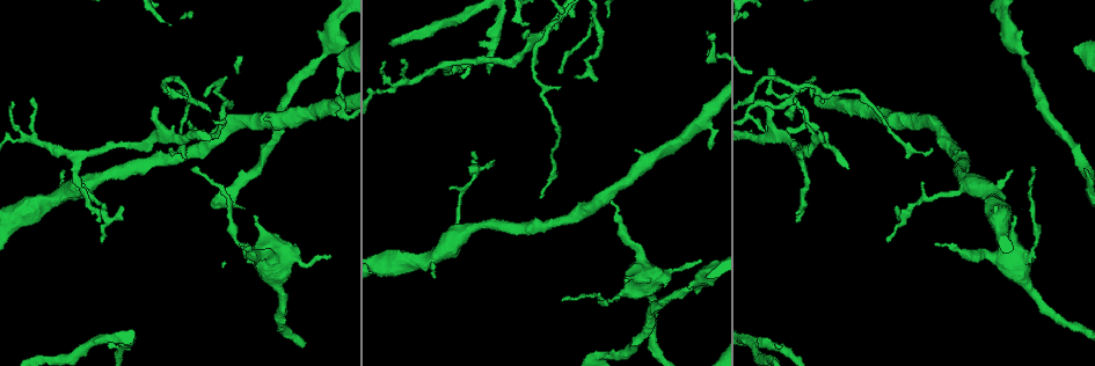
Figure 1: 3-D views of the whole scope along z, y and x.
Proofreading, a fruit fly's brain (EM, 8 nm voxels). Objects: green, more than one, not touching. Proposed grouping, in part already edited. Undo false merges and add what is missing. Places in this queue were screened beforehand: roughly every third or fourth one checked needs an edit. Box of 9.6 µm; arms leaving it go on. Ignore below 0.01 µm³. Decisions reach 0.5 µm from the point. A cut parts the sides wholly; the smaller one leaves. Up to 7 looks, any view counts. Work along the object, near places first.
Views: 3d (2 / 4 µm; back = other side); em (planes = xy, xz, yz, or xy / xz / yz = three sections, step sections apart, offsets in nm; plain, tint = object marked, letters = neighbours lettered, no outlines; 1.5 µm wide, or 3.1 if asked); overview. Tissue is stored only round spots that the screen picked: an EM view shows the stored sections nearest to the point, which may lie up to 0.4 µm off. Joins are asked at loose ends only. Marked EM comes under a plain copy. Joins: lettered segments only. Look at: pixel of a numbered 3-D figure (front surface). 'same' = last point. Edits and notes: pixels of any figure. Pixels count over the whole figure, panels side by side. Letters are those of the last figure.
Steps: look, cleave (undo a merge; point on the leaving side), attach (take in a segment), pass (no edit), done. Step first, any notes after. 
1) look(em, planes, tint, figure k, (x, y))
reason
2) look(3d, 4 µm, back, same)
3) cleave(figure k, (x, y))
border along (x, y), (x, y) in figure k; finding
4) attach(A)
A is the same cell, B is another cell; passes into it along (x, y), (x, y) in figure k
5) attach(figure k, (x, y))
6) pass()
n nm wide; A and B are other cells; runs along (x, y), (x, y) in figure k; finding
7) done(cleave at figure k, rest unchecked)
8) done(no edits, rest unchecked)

look(em, yz, step 4, letters, figure 1, (821, 100))
tapers out

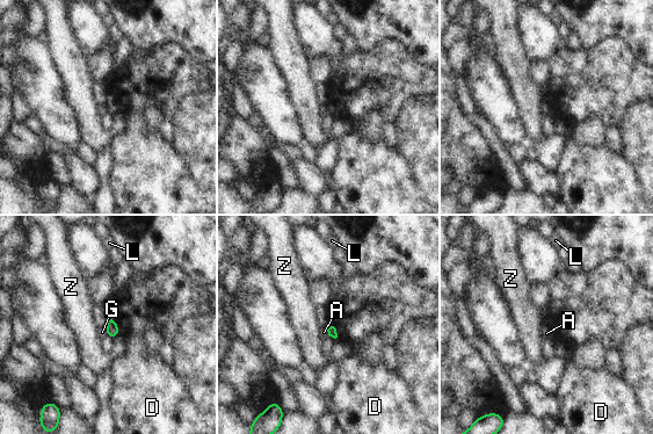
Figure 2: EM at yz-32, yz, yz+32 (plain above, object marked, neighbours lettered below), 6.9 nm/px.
look(em, planes, letters, same)

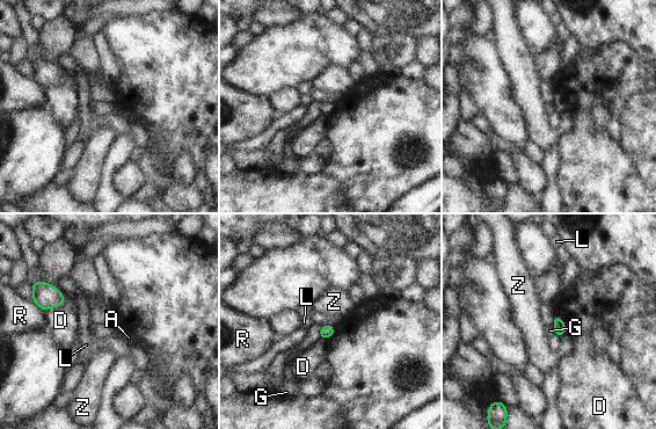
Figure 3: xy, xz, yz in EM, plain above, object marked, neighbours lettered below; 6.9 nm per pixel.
pass()
A, D, G, L, R and Z are other cells; no lettered segment goes on from it

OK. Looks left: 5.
look(3d, 2 µm, figure 1, (597, 20))
sharp bend

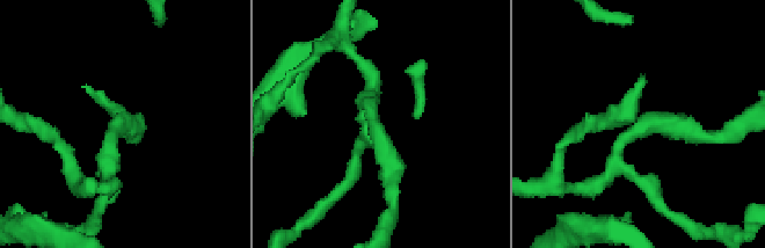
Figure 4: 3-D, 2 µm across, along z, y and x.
look(em, planes, tint, figure 4, (636, 127))
3 arms

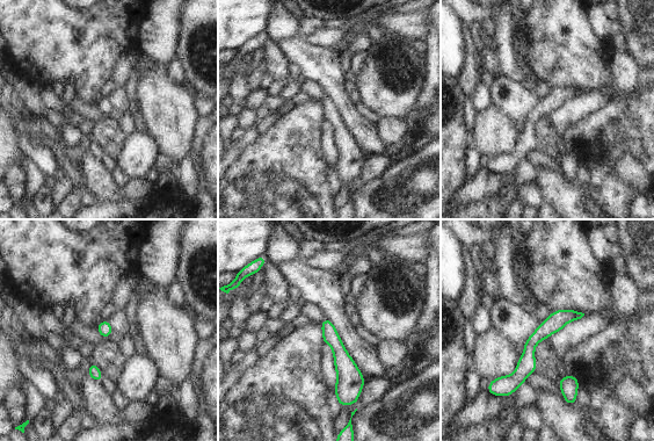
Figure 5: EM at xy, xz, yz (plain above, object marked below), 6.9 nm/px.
look(em, planes, letters, same)
see the neighbours

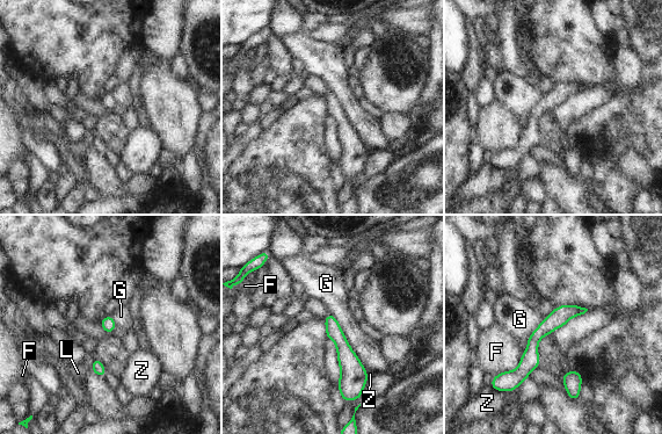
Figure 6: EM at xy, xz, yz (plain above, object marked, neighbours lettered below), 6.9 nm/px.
pass()
100 nm wide; F, G, L and Z are other cells; border along (329, 311), (365, 368) in figure 6; continuous, no second neuron

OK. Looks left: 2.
look(em, xz, step 4, letters, figure 1, (190, 168))
tapers out

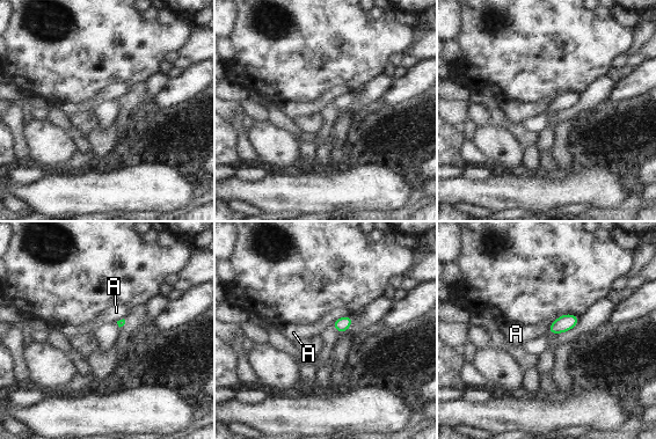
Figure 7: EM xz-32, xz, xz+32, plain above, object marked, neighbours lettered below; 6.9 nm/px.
look(em, planes, letters, same)

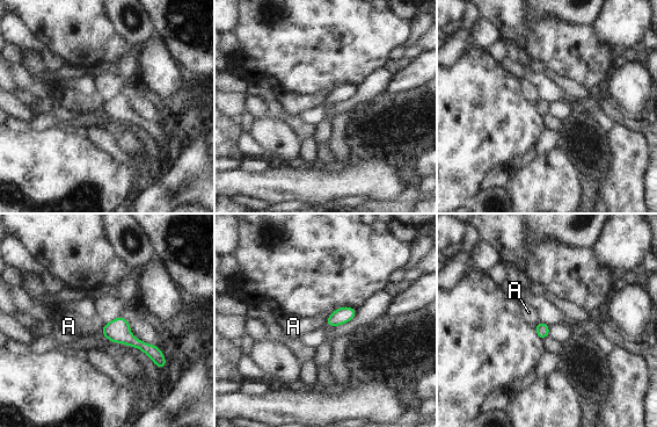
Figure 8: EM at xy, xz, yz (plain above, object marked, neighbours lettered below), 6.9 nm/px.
pass()
100 nm wide; A is another cell; runs along (106, 327), (159, 359) in figure 8; none of them fits

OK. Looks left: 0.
done(no edits, rest unchecked)

